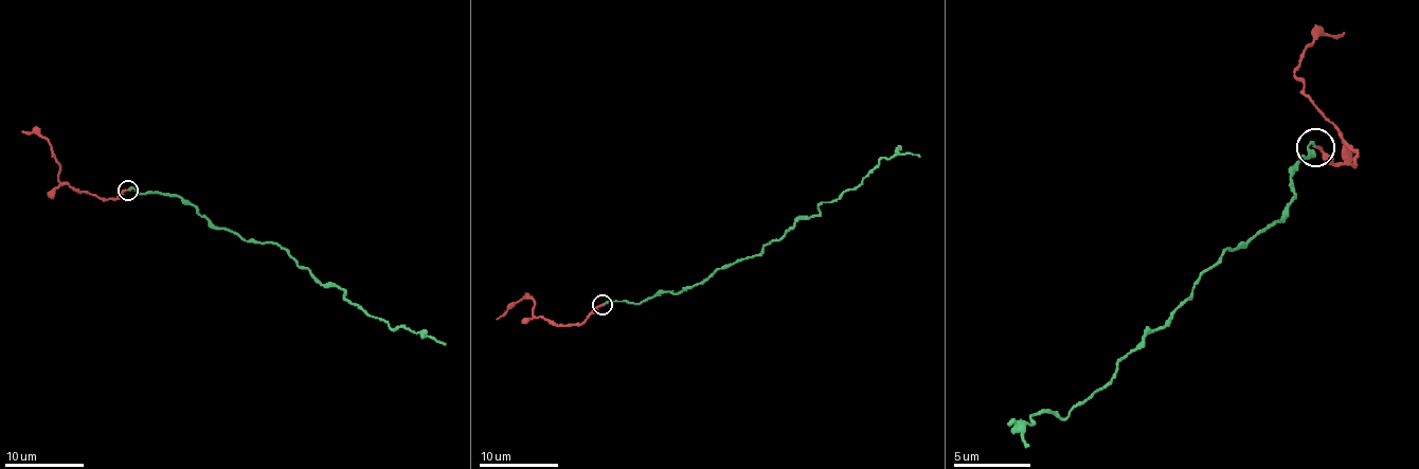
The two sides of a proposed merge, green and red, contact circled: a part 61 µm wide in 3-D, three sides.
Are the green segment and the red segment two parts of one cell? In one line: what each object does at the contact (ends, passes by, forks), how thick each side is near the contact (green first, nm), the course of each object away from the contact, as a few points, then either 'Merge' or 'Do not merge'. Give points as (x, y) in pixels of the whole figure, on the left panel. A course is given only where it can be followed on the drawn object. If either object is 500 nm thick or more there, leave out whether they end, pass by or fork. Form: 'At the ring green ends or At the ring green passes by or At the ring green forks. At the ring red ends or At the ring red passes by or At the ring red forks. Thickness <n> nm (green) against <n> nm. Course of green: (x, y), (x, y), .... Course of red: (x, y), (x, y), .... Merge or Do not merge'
At the ring green ends. At the ring red ends. Thickness 170 nm (green) against 170 nm. Course of green: (129, 191), (171, 195), (243, 240), (282, 246), (322, 284), (342, 288), (370, 316), (445, 345). Course of red: (127, 191), (115, 198), (77, 193), (58, 179), (60, 165), (52, 149), (36, 133), (22, 131). Merge

